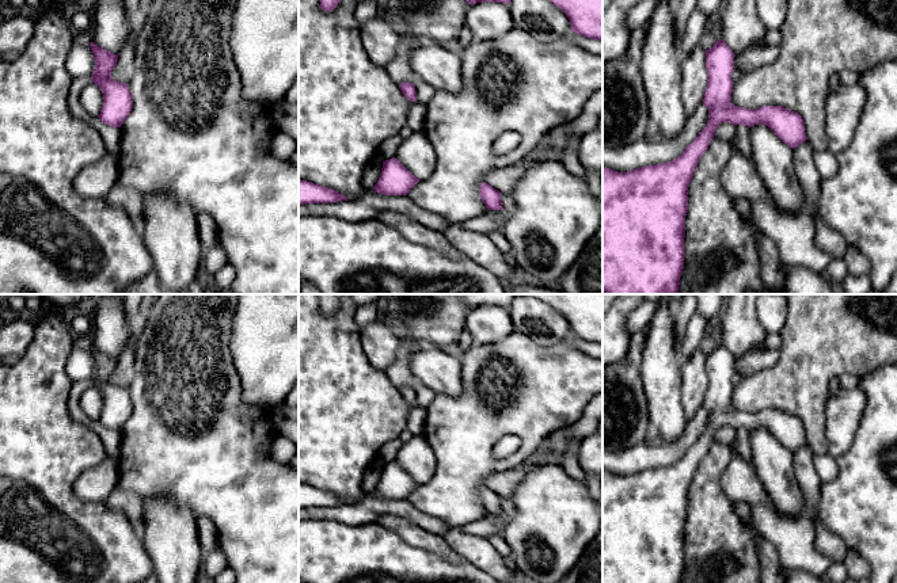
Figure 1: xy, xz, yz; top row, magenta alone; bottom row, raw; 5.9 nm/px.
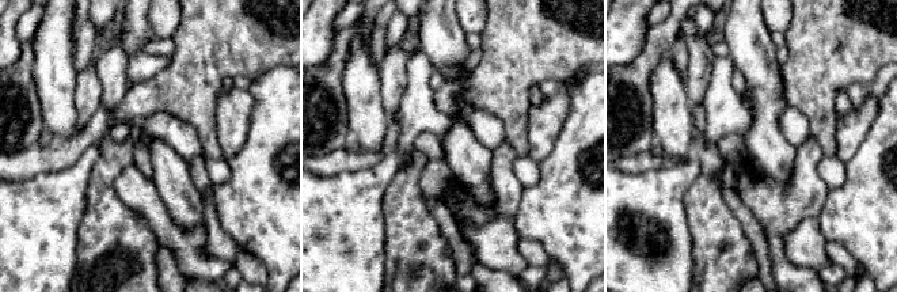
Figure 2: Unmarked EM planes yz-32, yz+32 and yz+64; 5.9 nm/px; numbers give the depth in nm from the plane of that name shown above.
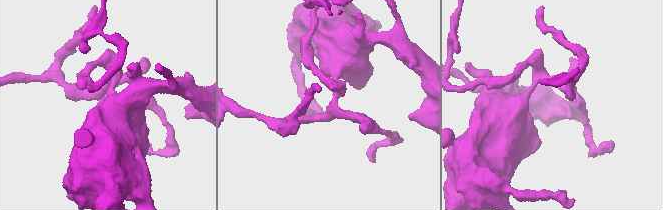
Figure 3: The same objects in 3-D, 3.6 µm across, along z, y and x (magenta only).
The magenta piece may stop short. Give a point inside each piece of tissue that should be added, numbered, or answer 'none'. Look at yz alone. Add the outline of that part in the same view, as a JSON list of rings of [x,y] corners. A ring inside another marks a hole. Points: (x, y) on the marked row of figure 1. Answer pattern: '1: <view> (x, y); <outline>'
none

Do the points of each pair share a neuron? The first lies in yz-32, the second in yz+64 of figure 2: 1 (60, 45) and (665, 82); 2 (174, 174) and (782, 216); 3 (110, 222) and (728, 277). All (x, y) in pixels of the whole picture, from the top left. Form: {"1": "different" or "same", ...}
{"1": "same", "2": "different", "3": "same"}

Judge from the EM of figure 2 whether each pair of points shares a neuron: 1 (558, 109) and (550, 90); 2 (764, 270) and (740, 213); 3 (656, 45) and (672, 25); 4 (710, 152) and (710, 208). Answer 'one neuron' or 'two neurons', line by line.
1: two neurons
2: one neuron
3: one neuron
4: two neurons

